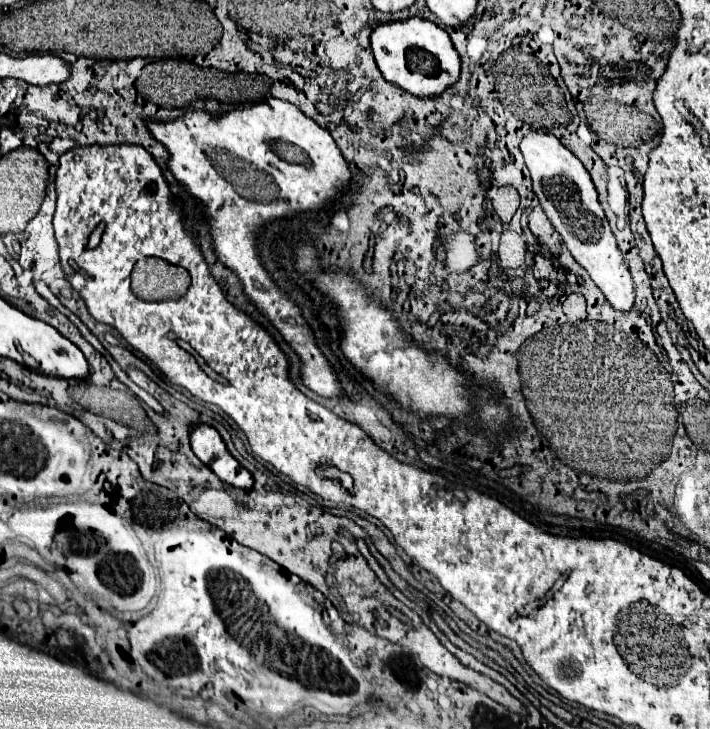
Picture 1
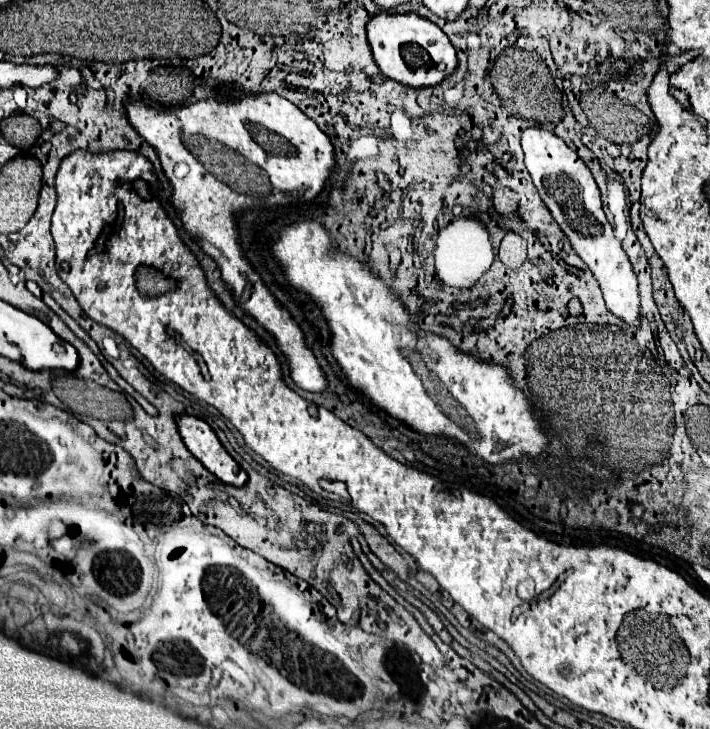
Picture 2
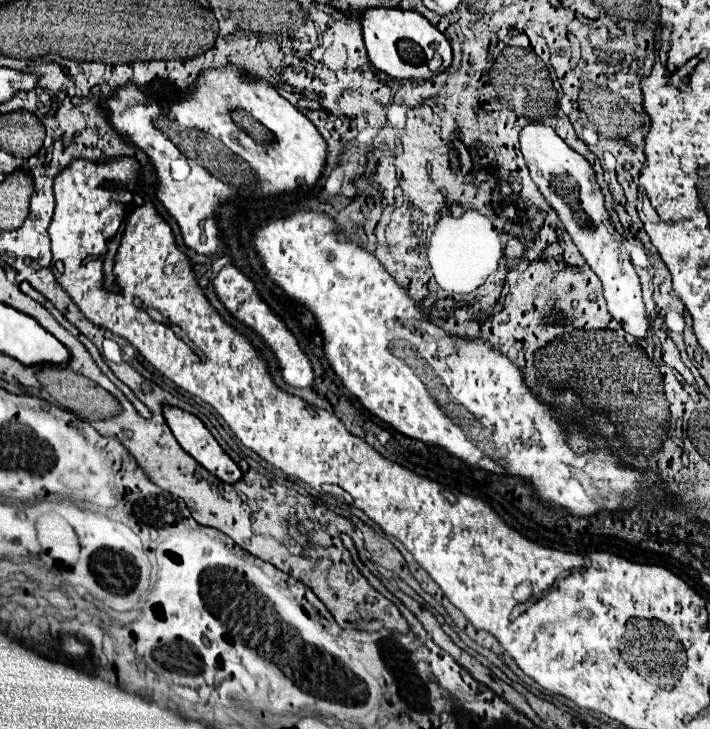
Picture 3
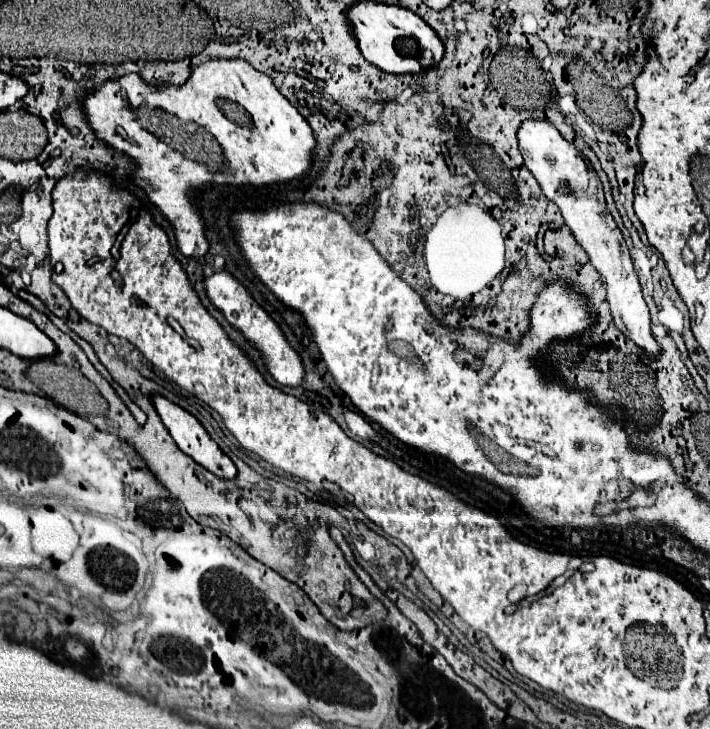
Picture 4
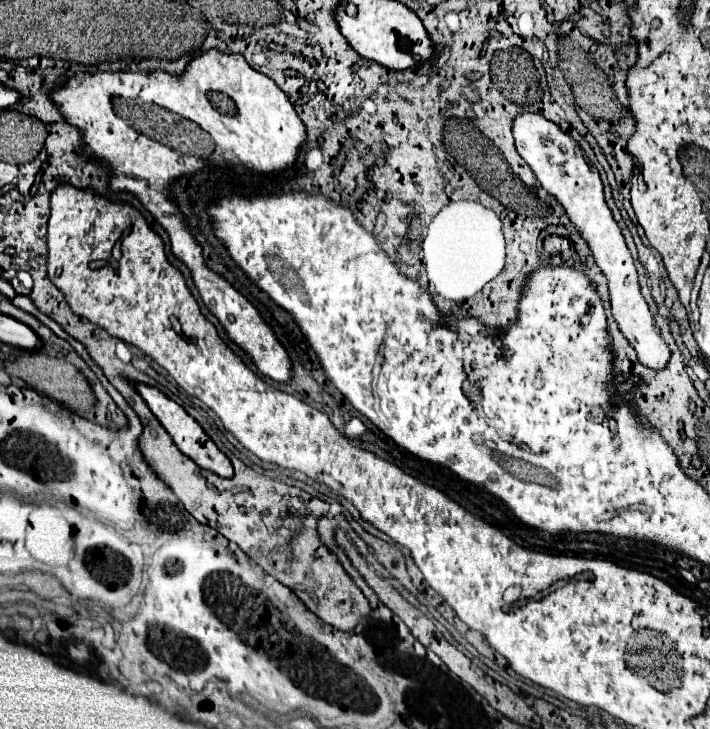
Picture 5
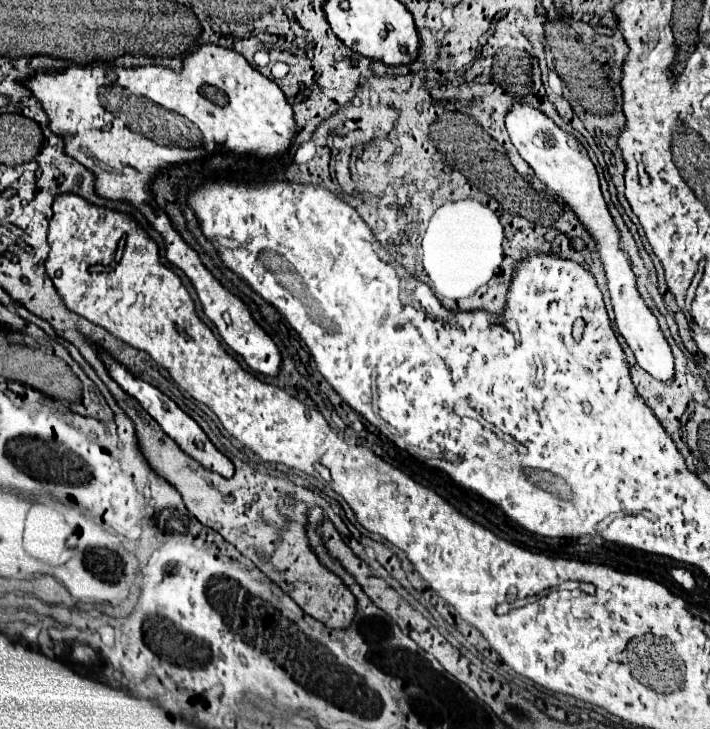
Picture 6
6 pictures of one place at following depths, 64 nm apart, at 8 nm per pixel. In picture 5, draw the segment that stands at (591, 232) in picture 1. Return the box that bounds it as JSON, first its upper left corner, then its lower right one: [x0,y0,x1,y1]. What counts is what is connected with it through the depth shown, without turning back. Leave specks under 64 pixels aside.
[512,112,670,372]

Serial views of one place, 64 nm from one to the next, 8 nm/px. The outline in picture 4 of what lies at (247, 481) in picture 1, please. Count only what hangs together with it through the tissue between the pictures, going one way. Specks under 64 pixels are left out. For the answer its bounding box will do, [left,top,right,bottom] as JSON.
[152,394,236,478]

